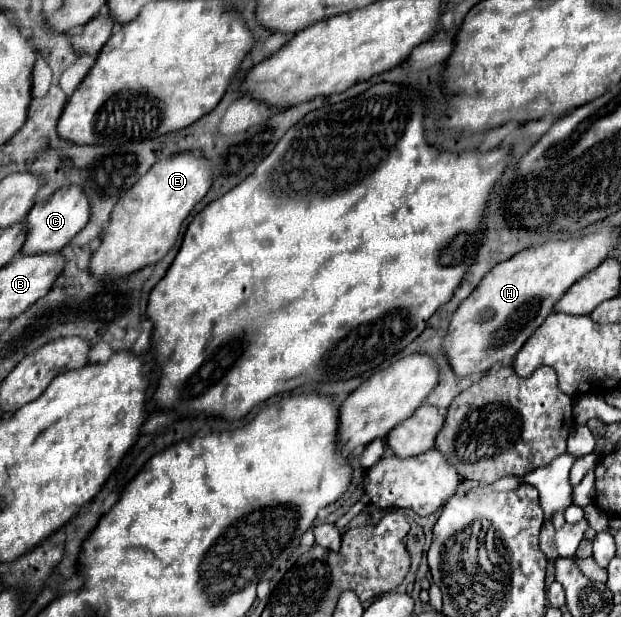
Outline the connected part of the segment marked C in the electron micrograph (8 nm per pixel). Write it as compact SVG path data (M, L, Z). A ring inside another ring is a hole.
M77 185L63 187L57 193L53 193L47 201L33 205L33 209L23 219L27 227L27 239L21 247L21 255L41 255L61 251L87 225L89 211L91 211L89 199Z

